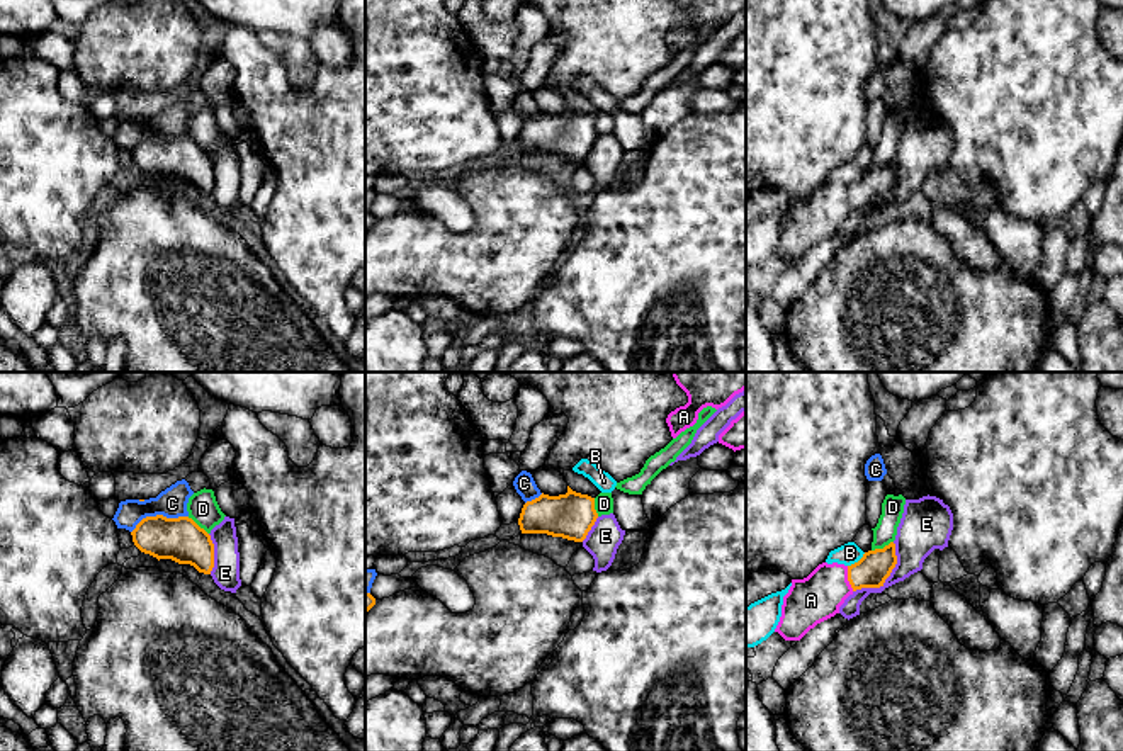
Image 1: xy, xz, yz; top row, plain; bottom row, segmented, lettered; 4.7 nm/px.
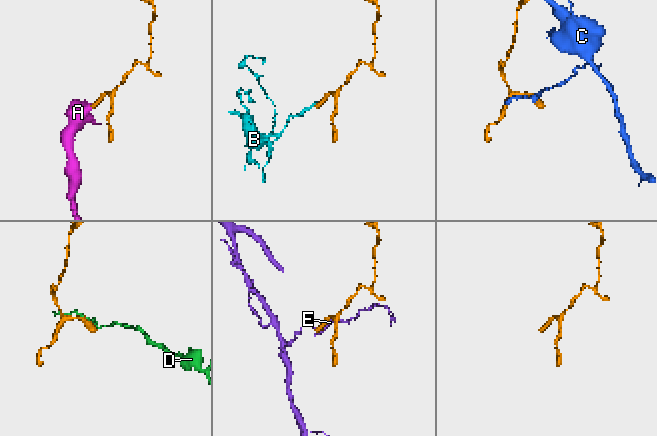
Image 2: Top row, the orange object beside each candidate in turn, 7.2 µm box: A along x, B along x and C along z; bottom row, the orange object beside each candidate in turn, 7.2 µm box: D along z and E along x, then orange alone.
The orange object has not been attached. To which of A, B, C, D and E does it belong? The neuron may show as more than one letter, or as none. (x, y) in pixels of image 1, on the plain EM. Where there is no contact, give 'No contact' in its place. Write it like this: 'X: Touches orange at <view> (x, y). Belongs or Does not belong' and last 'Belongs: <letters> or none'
A: Touches orange at yz (848, 197). Belongs
B: Touches orange at yz (858, 180). Does not belong
C: Touches orange at xy (158, 135). Does not belong
D: Touches orange at yz (884, 167). Does not belong
E: Touches orange at yz (887, 196). Does not belong
Belongs: A

